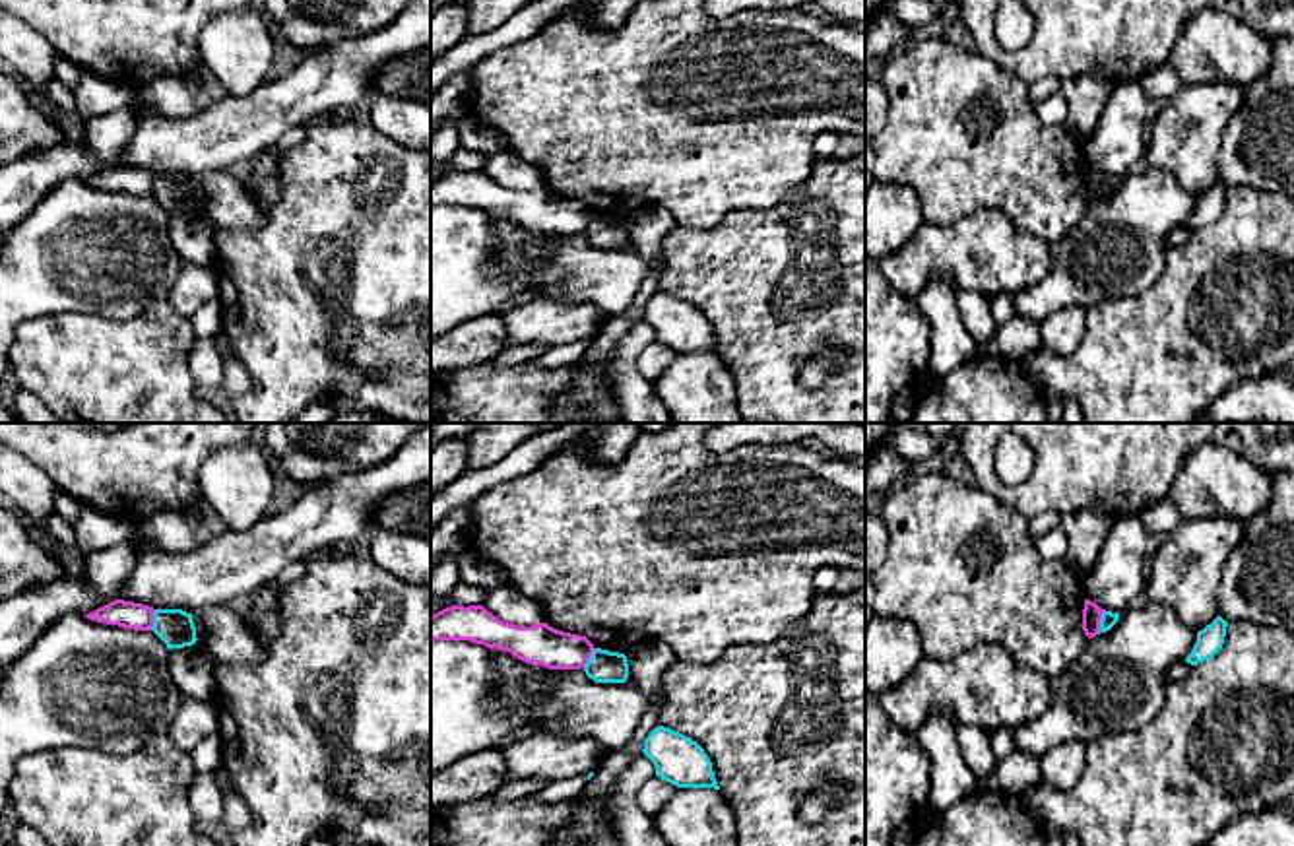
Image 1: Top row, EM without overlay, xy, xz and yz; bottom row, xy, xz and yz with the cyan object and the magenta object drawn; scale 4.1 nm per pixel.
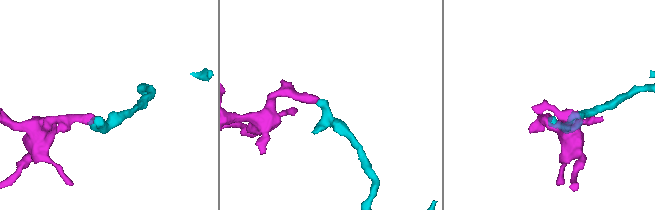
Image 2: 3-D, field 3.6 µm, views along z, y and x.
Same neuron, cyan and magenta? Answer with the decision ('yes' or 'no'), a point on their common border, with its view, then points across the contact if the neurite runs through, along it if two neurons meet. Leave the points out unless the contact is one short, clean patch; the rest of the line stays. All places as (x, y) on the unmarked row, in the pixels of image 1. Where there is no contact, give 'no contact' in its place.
no; meets cyan in yz at (1100, 187); border along yz (1104, 175), (1097, 198)

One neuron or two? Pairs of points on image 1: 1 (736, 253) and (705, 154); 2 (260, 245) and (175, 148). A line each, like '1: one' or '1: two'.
1: two
2: two

